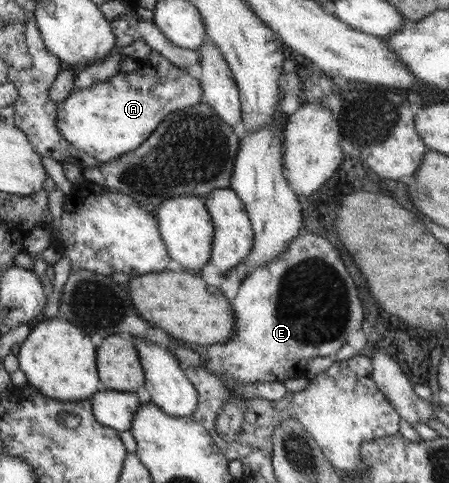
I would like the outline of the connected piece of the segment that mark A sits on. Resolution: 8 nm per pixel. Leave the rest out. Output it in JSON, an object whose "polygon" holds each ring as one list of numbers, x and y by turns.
{"polygon":[[151,50,149,57,138,60,138,63,139,70,120,70,109,80,94,84,91,88,77,88,71,91,63,102,56,104,56,127,64,140,91,158,106,163,137,149,157,130,158,124,163,122,168,114,200,103,202,85,189,75,187,69,171,63,156,50]]}

